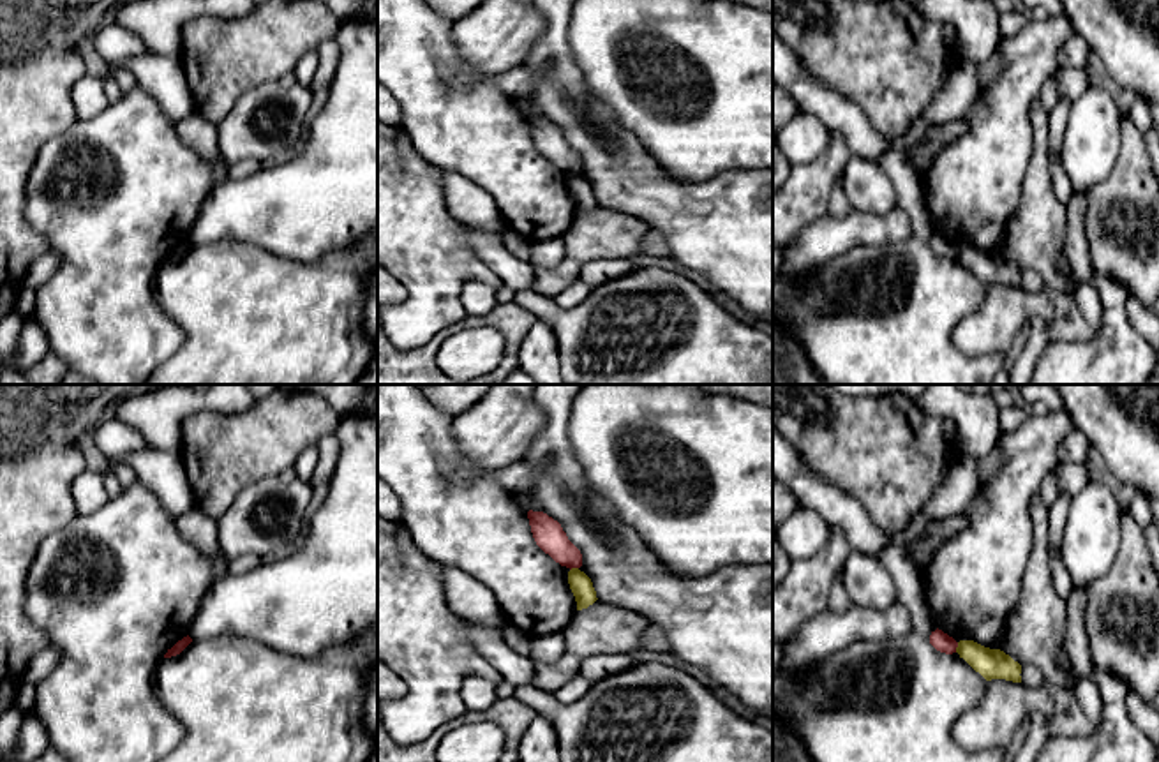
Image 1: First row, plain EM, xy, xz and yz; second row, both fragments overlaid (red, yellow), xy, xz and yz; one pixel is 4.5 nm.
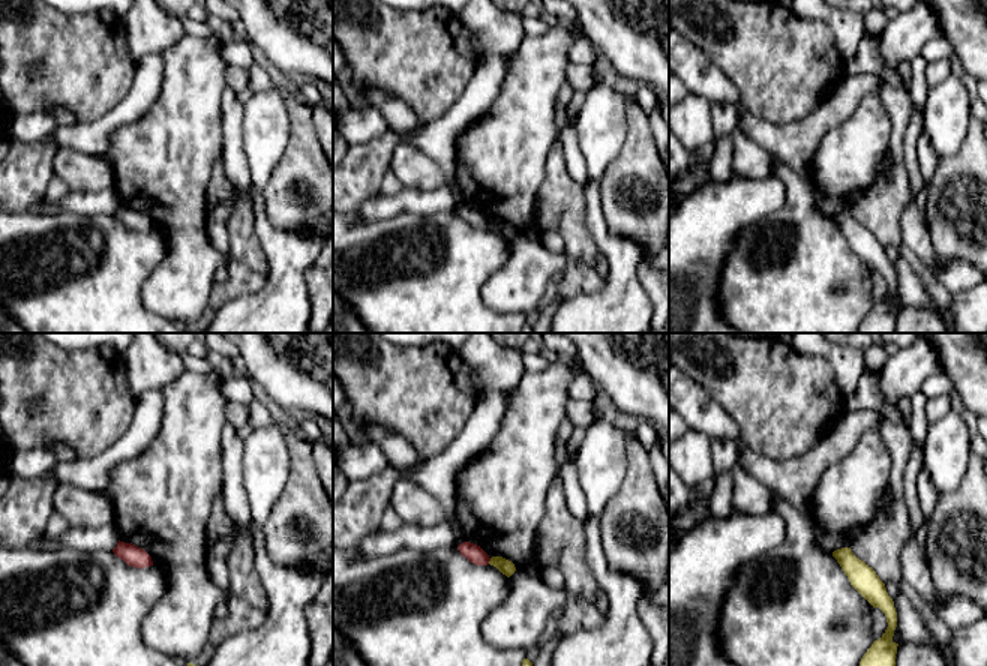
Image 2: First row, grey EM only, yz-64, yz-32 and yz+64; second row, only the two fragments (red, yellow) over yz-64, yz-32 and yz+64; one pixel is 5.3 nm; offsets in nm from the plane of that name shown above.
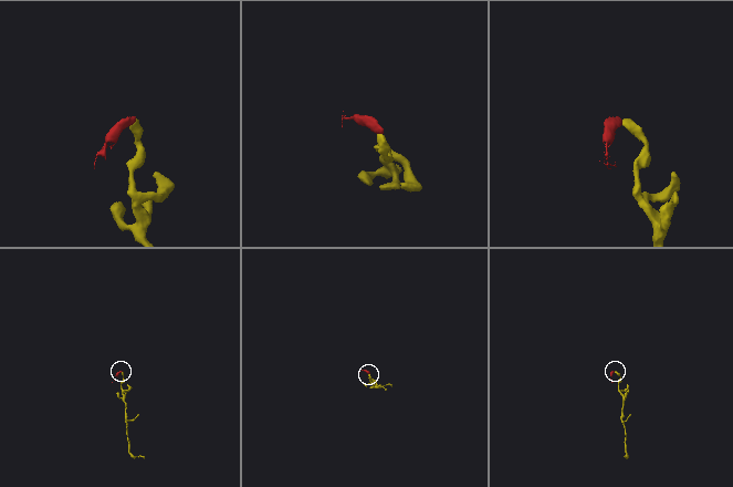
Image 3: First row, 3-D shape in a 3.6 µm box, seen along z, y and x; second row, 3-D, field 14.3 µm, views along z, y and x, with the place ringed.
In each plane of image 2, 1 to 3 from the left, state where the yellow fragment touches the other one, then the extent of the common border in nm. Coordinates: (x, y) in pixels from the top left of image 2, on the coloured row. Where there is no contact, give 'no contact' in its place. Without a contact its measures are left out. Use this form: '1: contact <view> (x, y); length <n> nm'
1: no contact
2: contact yz-32 (489, 560); length 40 nm
3: no contact

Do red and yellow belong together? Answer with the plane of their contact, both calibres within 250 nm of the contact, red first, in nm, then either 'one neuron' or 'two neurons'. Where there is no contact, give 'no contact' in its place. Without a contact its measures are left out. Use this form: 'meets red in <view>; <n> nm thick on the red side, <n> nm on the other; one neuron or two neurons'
meets red in yz; 90 nm thick on the red side, 140 nm on the other; two neurons

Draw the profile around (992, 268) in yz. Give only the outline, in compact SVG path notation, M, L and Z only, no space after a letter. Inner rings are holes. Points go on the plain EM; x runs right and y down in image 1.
M960 245L956 258L986 286L1021 288L1021 270L1000 254L984 252L974 245Z

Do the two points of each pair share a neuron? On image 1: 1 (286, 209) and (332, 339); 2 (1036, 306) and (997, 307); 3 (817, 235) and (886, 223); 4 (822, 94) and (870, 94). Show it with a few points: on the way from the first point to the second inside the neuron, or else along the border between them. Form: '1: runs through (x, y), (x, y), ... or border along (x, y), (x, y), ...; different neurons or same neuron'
1: border along (343, 247), (313, 261), (290, 261), (265, 251); different neurons
2: runs through (1027, 306), (1006, 307); same neuron
3: runs through (835, 235), (868, 230); same neuron
4: border along (807, 71), (845, 96), (870, 124); different neurons

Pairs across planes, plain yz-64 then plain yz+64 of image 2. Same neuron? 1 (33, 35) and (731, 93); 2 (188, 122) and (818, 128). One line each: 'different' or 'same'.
1: different
2: different

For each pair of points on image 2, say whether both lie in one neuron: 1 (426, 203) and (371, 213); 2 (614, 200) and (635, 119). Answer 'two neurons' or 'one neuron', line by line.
1: one neuron
2: one neuron

